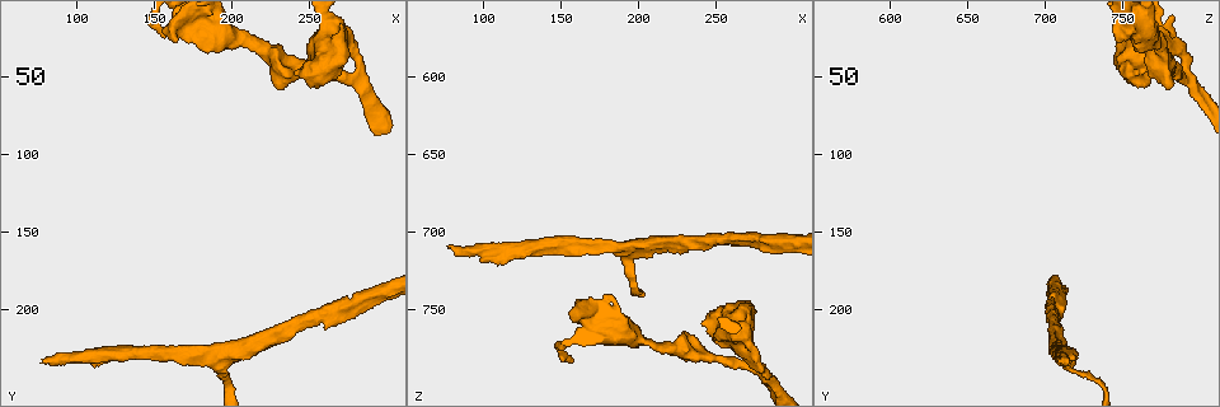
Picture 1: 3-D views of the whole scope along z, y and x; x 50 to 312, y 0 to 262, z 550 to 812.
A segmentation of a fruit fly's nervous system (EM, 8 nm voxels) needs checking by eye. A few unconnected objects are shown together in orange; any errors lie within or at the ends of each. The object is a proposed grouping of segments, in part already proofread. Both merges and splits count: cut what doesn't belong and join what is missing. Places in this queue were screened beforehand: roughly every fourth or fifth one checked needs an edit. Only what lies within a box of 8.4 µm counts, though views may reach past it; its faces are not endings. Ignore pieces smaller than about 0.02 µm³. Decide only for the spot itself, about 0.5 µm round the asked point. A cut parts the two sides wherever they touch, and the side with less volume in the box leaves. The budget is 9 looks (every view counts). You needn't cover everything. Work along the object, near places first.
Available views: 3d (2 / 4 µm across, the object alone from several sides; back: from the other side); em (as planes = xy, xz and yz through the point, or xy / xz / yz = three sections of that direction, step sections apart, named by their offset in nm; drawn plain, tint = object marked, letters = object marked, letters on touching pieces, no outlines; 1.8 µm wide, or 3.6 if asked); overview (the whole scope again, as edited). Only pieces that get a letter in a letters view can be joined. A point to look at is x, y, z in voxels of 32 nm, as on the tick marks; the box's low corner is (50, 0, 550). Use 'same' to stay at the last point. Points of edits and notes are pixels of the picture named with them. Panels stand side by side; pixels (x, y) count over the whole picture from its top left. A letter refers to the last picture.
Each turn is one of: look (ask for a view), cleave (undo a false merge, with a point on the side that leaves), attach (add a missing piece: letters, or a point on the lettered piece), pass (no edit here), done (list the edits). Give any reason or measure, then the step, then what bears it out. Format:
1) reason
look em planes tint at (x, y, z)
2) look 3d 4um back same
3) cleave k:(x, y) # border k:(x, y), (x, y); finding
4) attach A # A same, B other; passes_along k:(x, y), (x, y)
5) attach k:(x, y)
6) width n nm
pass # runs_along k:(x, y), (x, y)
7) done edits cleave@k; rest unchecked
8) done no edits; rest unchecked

thick end
look em planes letters at (160, 20, 742)

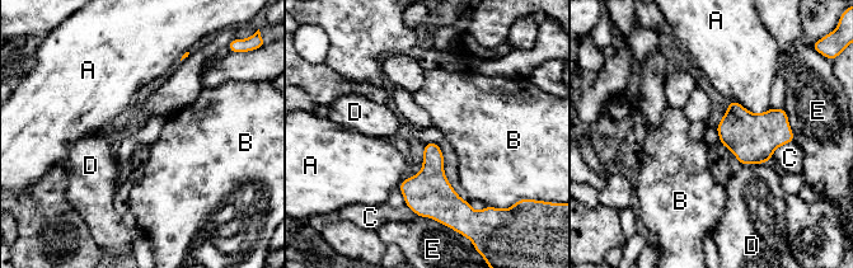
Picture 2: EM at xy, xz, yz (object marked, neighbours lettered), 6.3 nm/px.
pass # A other, B other, C other, D other, E other; border 2:(729, 100), (754, 113), (769, 108); none of them fits

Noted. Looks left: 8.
a fork
look em planes letters at (282, 46, 790)

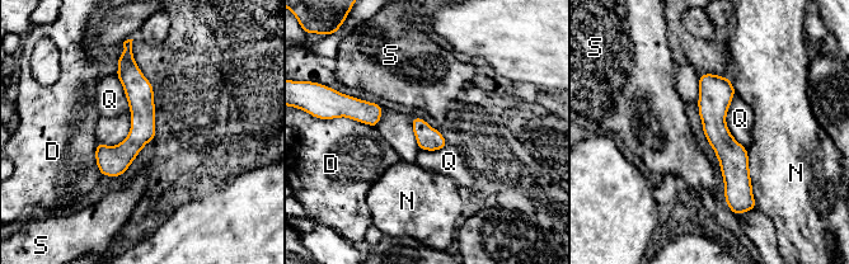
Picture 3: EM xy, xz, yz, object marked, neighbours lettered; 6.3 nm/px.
width 150 nm
pass # D other, N other, Q other, S other; runs_along 3:(706, 76), (739, 203); one neuron here

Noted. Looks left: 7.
three arms meet
look em planes plain at (192, 230, 710)

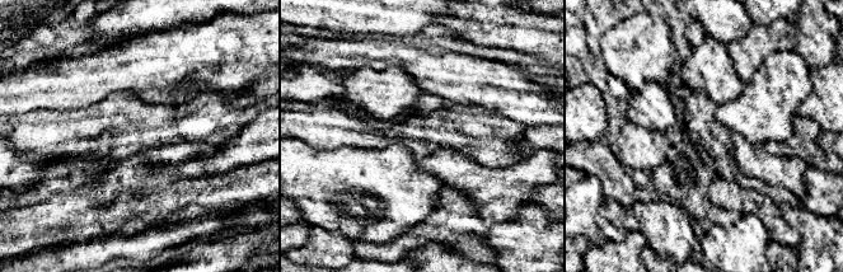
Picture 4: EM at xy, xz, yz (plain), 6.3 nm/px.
look em planes letters same

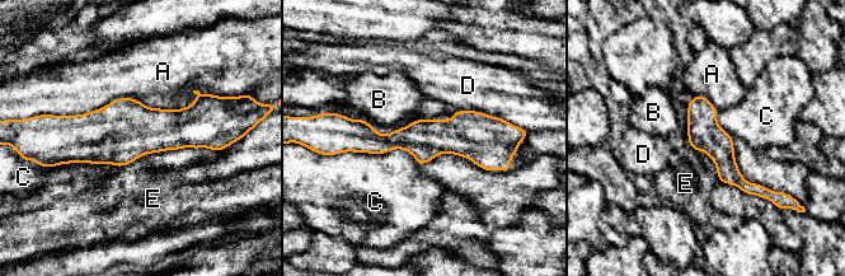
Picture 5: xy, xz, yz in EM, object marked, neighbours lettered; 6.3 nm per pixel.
longest_contact A 1050 nm
pass # A other, B other, C other, D other, E other; border 5:(337, 154), (404, 149), (419, 164); one neuron here

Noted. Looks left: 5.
free end
look 3d 2um at (76, 232, 706)

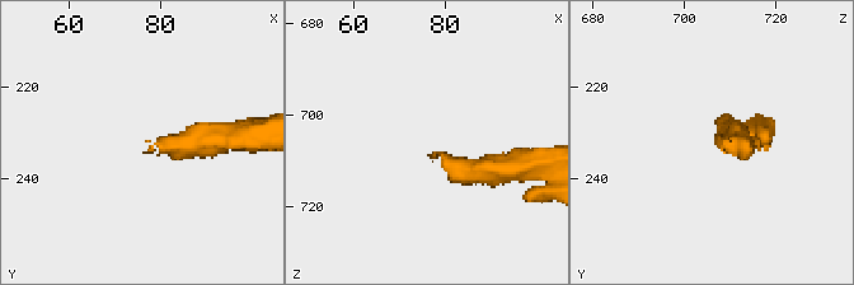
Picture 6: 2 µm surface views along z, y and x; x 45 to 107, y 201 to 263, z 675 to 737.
look em xz step 4 letters at (78, 233, 708)

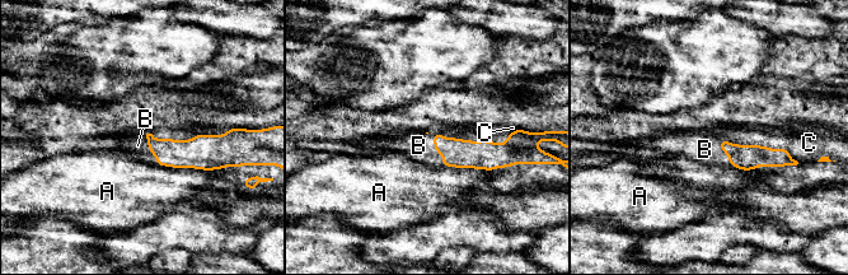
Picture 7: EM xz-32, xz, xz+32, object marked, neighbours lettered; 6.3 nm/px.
attach B # A other, B same, C other; the neuron continues

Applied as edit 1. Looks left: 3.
done edits attach@7; rest unchecked

